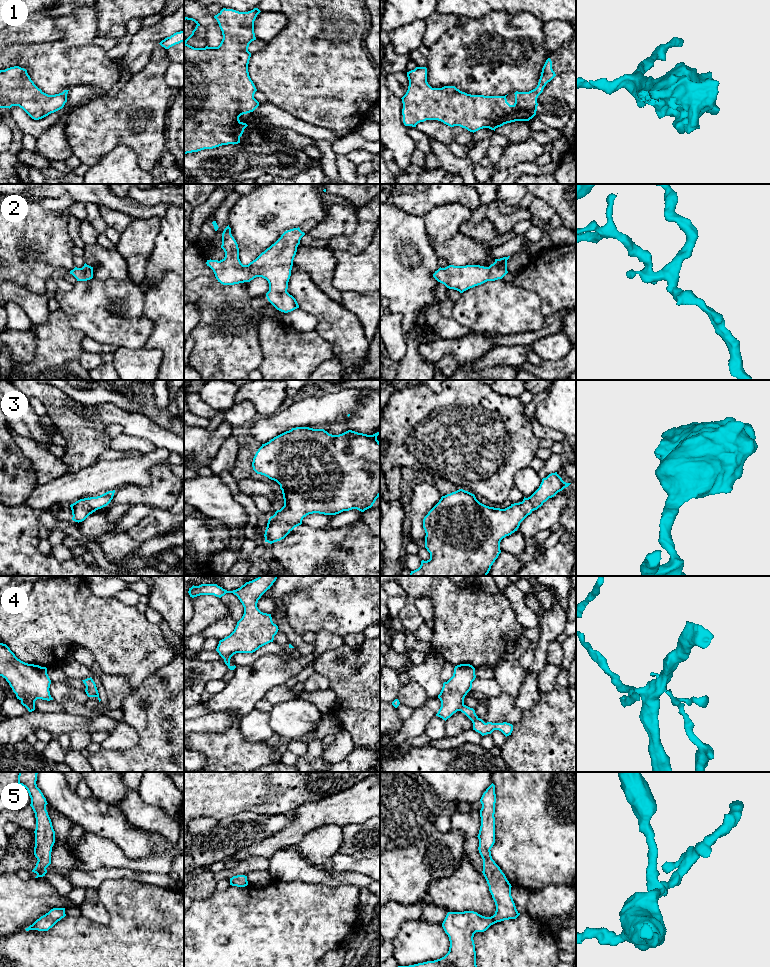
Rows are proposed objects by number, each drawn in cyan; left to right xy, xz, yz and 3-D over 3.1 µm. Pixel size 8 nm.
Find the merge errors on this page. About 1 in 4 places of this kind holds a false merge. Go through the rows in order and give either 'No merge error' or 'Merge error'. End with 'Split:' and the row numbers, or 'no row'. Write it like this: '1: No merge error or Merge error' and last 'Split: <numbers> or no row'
1: No merge error
2: No merge error
3: No merge error
4: Merge error
5: No merge error
Split: 4

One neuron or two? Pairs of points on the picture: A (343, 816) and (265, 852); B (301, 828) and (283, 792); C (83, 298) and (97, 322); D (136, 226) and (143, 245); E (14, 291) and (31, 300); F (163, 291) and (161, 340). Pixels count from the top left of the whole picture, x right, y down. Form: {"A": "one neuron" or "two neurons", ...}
{"A": "one neuron", "B": "two neurons", "C": "one neuron", "D": "one neuron", "E": "one neuron", "F": "one neuron"}

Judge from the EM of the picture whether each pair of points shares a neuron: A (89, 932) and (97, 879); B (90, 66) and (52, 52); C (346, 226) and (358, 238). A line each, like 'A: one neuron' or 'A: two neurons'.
A: two neurons
B: one neuron
C: two neurons

